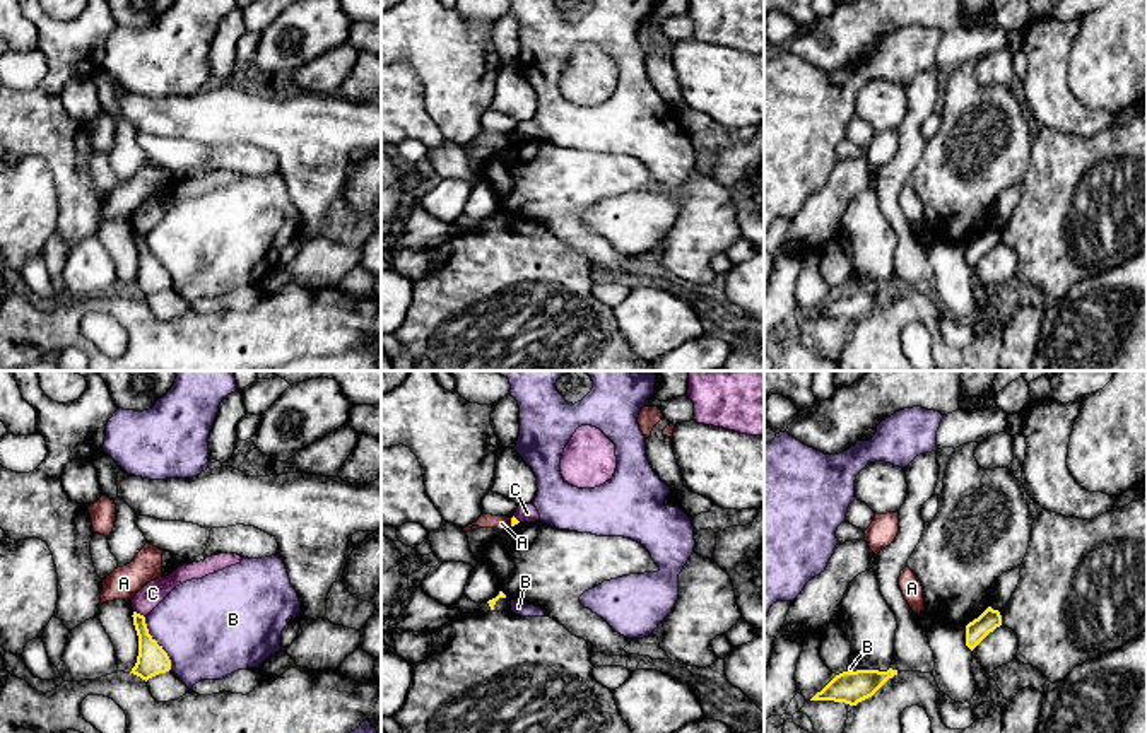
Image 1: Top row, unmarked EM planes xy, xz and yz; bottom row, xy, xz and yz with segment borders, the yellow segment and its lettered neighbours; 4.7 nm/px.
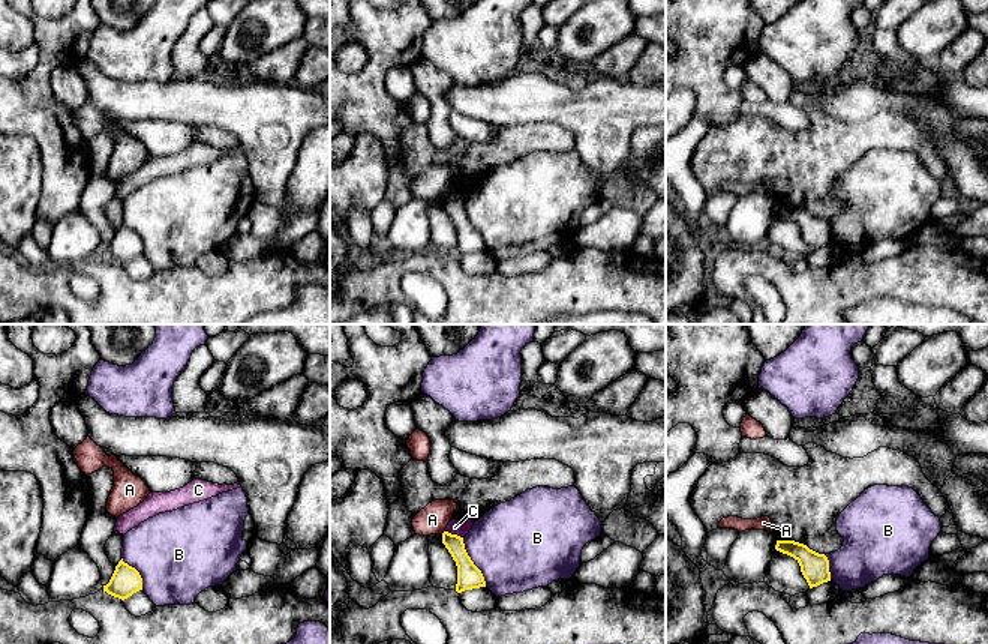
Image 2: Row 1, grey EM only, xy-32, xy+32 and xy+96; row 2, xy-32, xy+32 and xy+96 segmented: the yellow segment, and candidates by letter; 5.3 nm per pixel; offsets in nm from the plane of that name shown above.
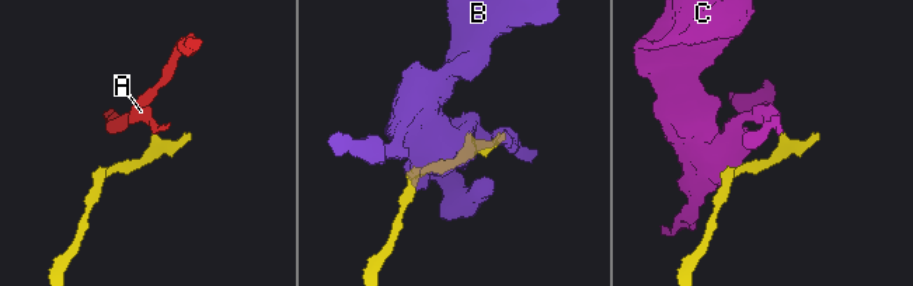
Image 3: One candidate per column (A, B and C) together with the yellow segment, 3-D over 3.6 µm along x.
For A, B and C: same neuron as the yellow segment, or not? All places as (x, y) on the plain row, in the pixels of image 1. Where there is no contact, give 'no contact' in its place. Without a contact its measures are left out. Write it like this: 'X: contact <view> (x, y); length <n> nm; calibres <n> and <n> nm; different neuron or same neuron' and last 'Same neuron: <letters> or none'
A: contact xz (511, 139); length 40 nm; calibres 30 and 70 nm; different neuron
B: contact xy (156, 260); length 280 nm; calibres 140 and 440 nm; different neuron
C: contact xy (139, 231); length 70 nm; calibres 140 and 110 nm; different neuron
Same neuron: none

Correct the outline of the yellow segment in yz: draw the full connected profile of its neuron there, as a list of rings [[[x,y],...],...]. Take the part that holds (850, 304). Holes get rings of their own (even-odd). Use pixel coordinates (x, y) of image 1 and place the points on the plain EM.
[[[856,287],[836,292],[821,309],[810,318],[834,318],[856,323],[872,314],[889,296],[897,292],[897,287]]]

